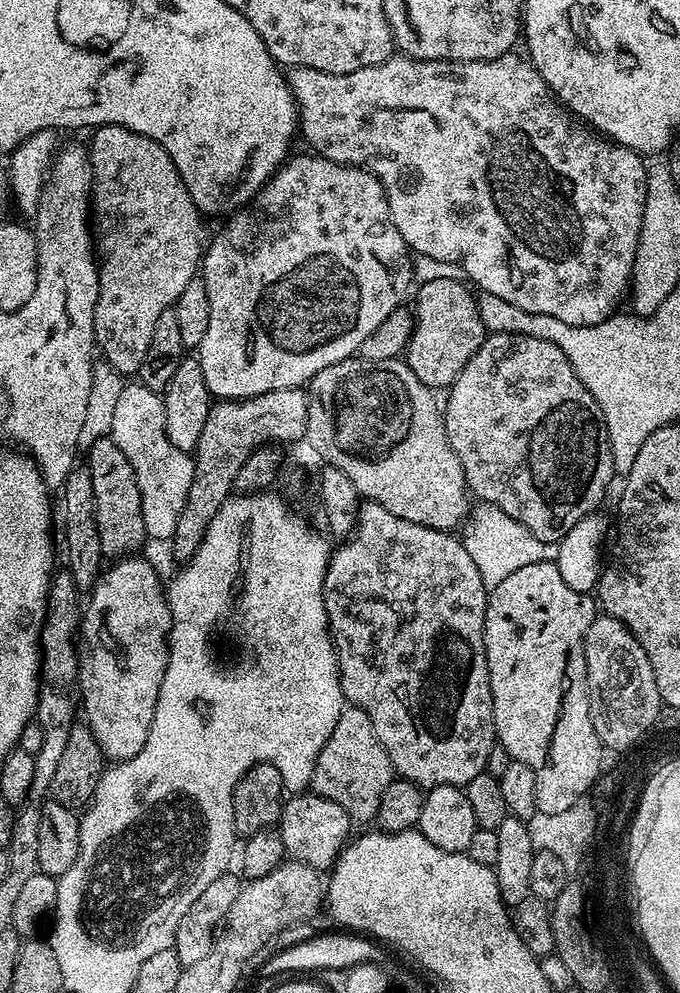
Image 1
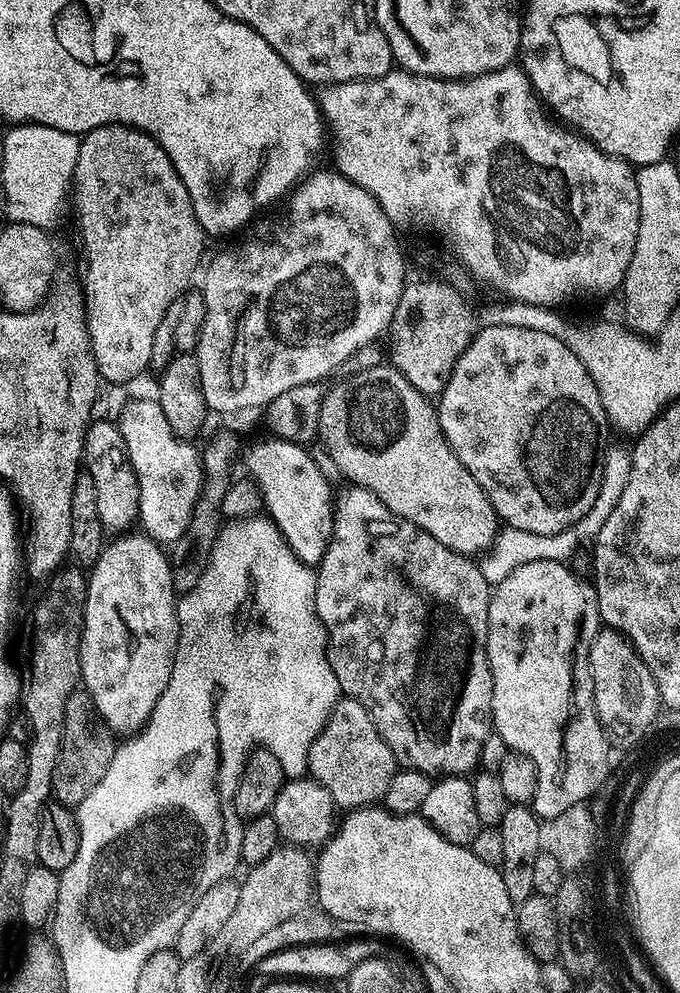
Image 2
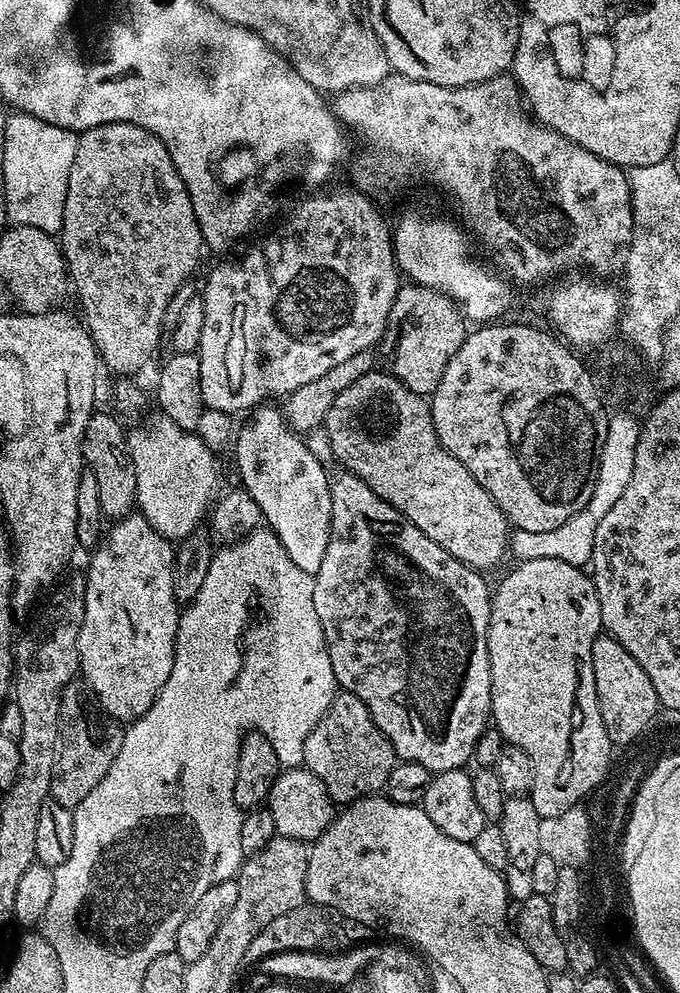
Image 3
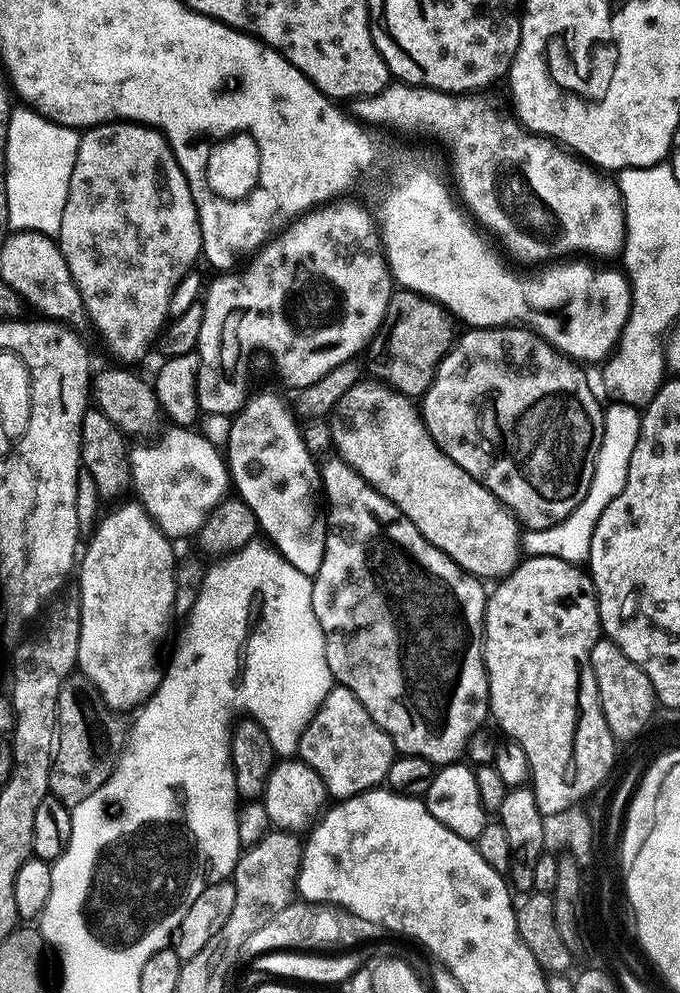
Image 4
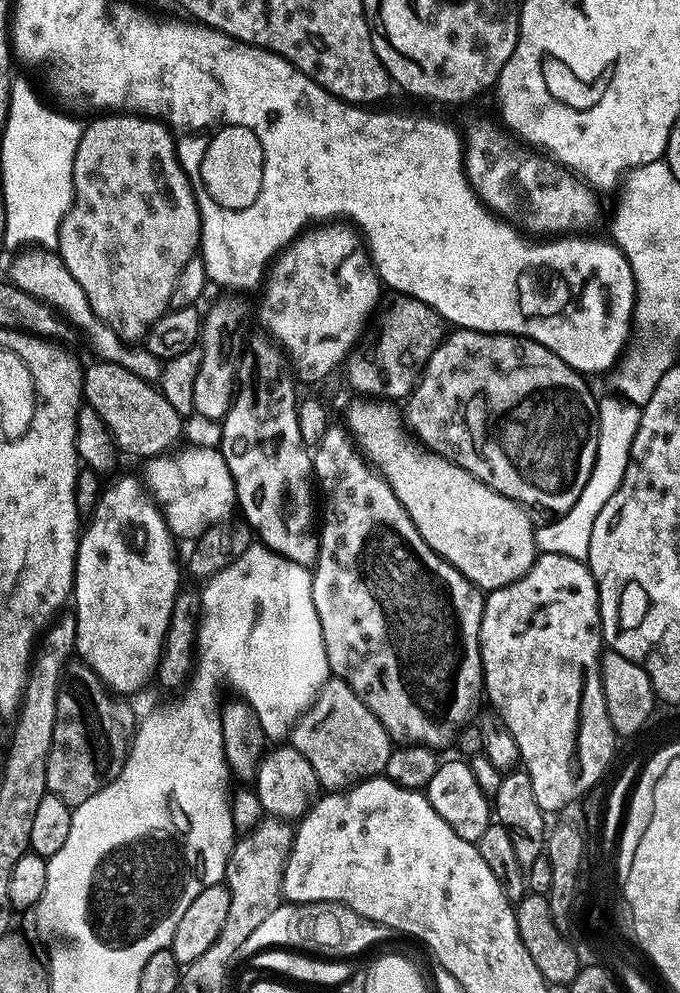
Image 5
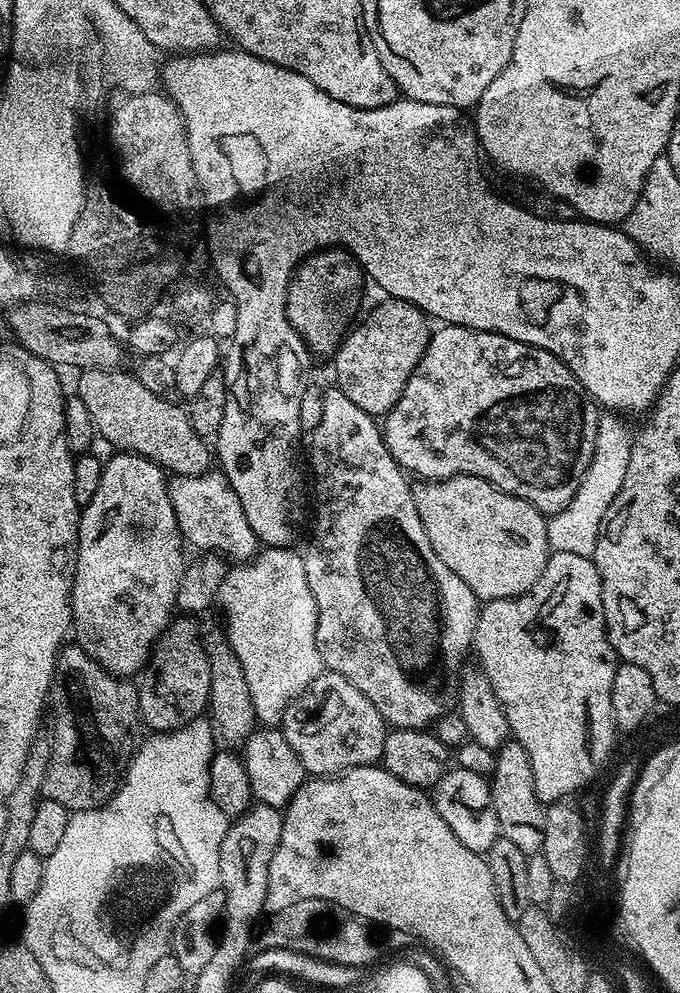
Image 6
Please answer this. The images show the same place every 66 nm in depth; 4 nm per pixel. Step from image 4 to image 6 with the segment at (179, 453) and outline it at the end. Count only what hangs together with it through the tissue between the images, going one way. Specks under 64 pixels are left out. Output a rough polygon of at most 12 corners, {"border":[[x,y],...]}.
{"border":[[223,471],[176,476],[181,537],[232,562],[256,555],[242,502]]}

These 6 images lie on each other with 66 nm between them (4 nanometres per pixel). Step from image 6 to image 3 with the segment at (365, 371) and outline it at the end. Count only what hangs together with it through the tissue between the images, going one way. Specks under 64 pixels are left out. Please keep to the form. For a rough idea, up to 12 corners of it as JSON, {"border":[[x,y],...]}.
{"border":[[401,283],[382,345],[425,398],[470,328],[444,292]]}

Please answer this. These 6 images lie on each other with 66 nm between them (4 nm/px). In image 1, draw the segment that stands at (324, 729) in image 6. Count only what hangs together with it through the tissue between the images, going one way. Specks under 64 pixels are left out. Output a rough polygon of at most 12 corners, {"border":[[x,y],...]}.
{"border":[[345,707],[311,791],[372,822],[393,779],[368,715]]}

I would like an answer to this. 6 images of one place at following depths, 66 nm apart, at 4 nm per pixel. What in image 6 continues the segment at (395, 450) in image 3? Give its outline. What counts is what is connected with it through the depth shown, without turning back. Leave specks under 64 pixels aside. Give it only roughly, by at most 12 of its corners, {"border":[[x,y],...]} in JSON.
{"border":[[477,476],[420,482],[434,554],[477,600],[538,582],[533,504]]}

